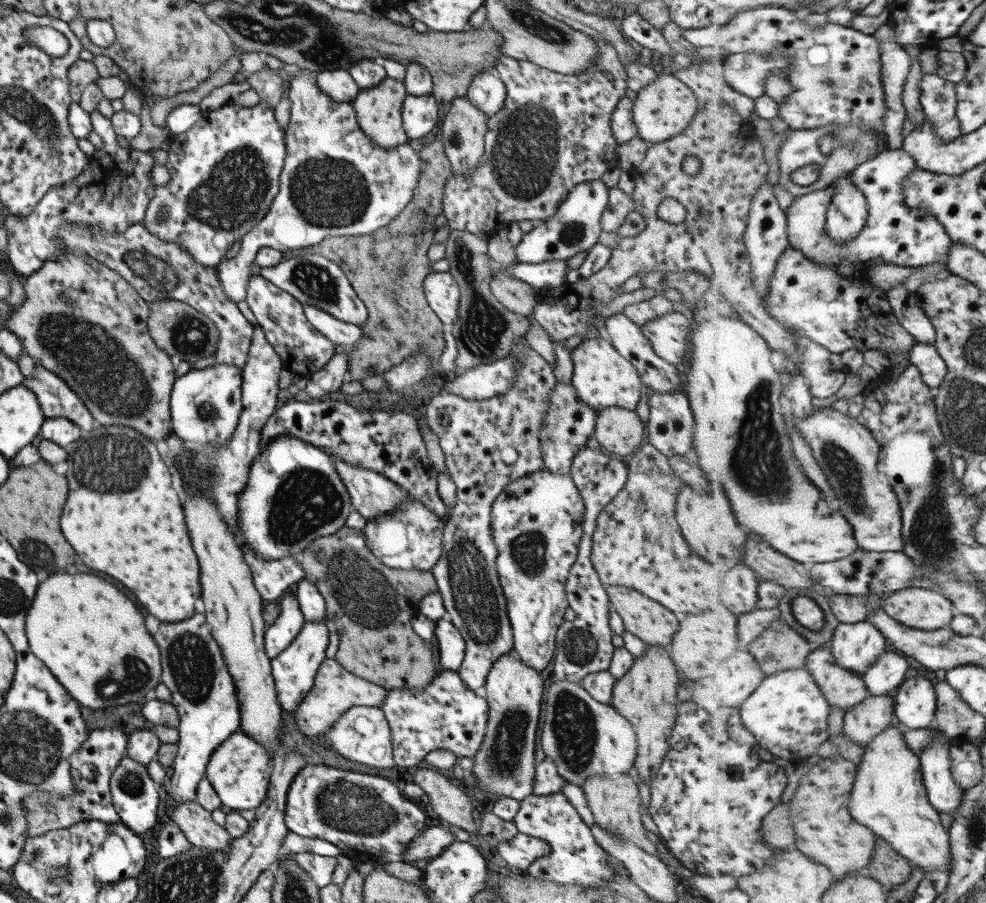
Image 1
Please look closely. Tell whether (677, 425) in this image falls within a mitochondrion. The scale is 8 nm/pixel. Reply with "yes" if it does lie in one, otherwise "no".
no

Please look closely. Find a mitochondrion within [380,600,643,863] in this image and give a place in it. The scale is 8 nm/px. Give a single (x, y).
(574, 734)

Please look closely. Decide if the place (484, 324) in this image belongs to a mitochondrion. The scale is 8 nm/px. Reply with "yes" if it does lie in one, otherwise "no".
yes

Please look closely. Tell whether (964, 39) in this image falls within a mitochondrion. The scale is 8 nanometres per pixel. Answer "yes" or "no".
no

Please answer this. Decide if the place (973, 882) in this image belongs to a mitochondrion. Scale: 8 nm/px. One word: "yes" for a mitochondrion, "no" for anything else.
no

